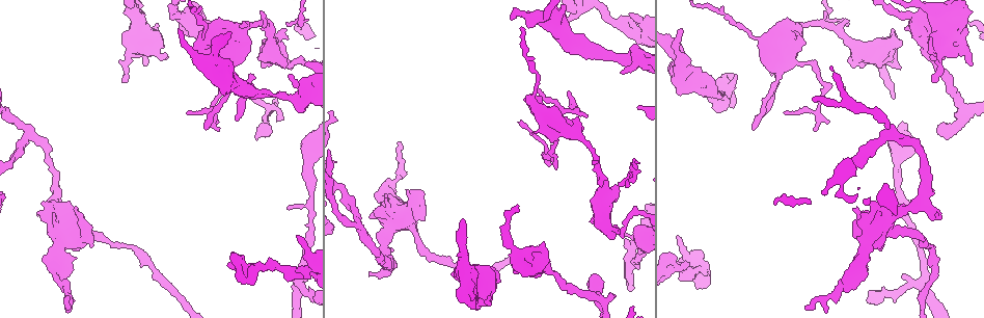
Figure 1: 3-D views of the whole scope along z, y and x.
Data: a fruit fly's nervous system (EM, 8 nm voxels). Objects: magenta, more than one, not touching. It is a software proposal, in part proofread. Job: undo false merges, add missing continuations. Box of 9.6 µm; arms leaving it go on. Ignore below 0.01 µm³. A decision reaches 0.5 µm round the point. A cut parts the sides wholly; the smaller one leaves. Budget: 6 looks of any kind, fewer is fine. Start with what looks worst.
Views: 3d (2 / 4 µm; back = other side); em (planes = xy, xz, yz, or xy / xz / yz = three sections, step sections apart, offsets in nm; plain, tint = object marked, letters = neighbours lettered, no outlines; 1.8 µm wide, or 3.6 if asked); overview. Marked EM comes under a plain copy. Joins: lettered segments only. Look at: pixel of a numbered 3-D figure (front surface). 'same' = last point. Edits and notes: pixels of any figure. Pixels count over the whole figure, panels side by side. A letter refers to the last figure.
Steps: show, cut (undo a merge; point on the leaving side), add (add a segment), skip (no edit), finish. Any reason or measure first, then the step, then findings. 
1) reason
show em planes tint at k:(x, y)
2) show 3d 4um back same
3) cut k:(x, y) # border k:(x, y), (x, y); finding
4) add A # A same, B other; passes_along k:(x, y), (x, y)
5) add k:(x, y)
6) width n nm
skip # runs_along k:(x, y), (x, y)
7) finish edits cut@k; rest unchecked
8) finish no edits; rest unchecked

thin end
show em planes letters at 1:(286, 208)

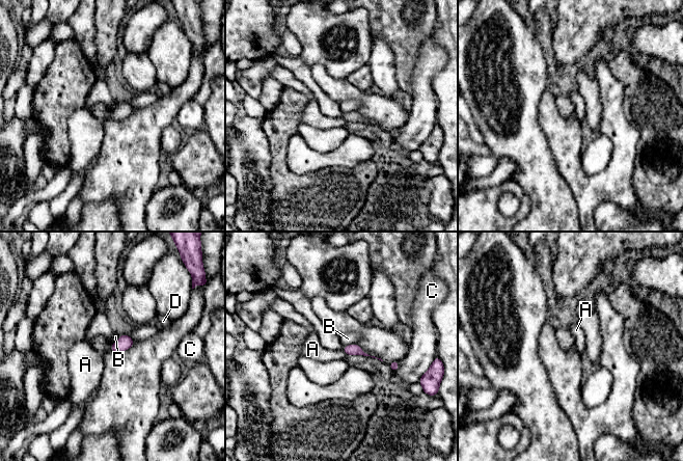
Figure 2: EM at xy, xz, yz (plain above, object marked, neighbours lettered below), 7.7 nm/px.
skip # A other, B other, C other, D other; border 2:(355, 343), (344, 347); no lettered segment goes on from it

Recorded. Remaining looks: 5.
branch stops here
show em planes letters at 1:(229, 266)

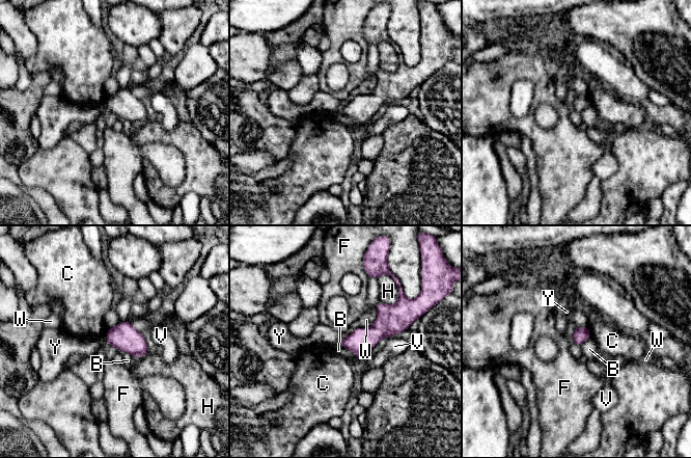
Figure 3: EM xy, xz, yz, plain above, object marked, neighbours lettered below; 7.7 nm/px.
skip # B other, C other, F other, H other, V other, W other, Y other; border 3:(338, 344), (351, 350), (359, 360); none of them fits

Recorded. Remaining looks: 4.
calibre changes
show em xy step 16 letters at 1:(253, 93)

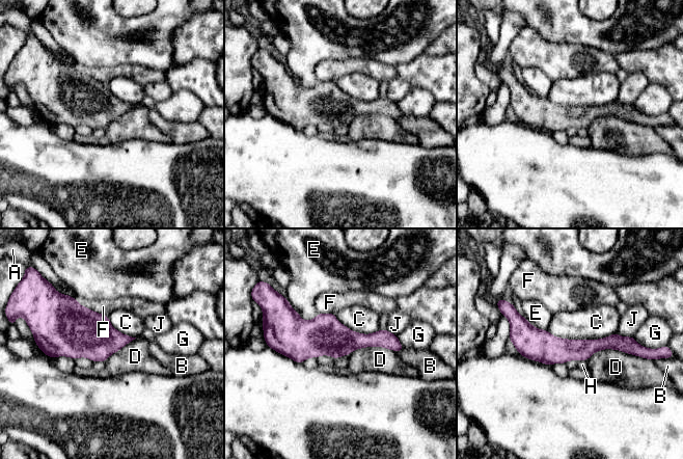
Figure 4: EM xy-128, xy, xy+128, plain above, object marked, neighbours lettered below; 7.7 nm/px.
skip # A other, B other, C other, D other, E other, F other, G other, H other, J other; runs_along 4:(278, 340), (388, 340), (399, 347); continuous, no second neuron

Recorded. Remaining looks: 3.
finish no edits; rest unchecked

